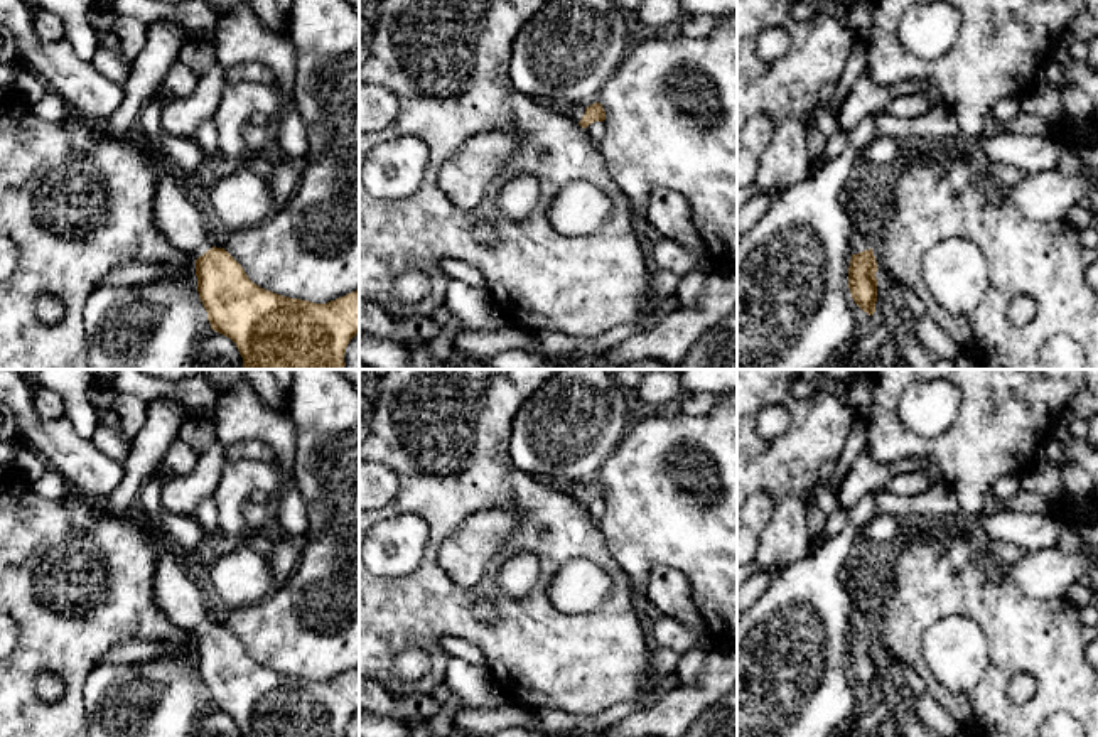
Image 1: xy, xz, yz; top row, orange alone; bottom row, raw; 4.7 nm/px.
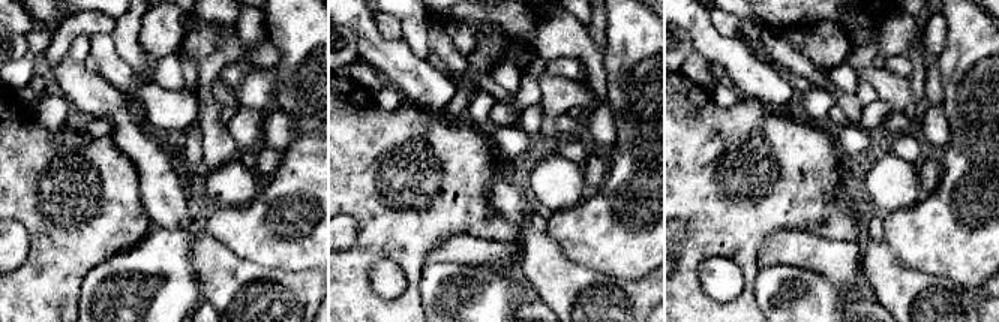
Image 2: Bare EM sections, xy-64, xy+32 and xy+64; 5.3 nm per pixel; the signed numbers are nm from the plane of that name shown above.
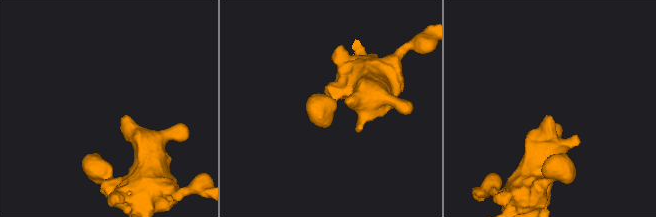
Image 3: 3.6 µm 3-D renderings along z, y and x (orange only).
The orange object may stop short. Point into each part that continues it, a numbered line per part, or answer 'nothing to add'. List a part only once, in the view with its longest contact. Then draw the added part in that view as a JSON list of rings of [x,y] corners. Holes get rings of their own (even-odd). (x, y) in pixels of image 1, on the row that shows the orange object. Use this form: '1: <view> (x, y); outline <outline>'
1: yz (861, 238); outline [[[860,214],[852,221],[853,229],[848,236],[848,246],[852,250],[852,255],[870,250],[874,245],[874,226],[867,223]]]

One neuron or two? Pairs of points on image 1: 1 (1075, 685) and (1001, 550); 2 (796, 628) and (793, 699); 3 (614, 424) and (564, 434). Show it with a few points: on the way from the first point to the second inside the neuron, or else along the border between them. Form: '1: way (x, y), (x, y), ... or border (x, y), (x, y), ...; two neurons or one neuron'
1: border (987, 540), (987, 548), (1004, 564); two neurons
2: way (793, 645), (793, 682); one neuron
3: way (602, 424), (575, 424); one neuron

